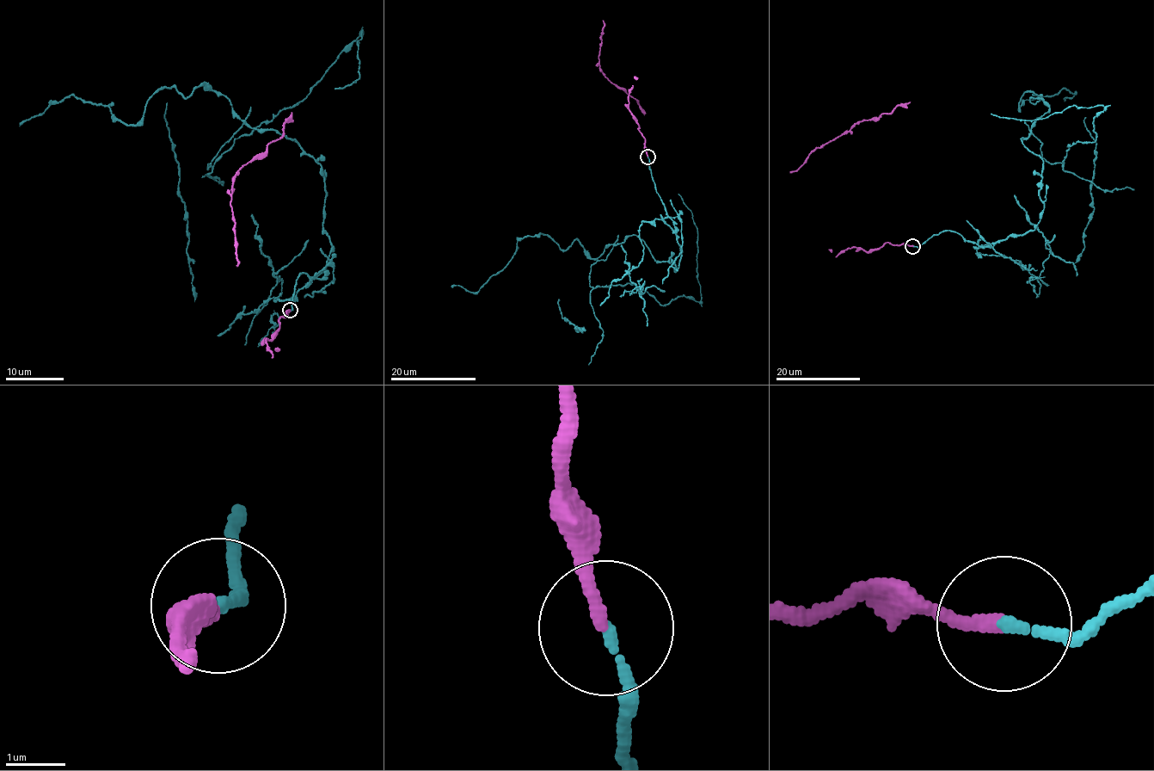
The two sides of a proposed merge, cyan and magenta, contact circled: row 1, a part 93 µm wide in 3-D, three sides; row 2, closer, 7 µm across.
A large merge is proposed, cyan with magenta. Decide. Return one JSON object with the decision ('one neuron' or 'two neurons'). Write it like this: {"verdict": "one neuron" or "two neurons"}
{"verdict": "two neurons"}

